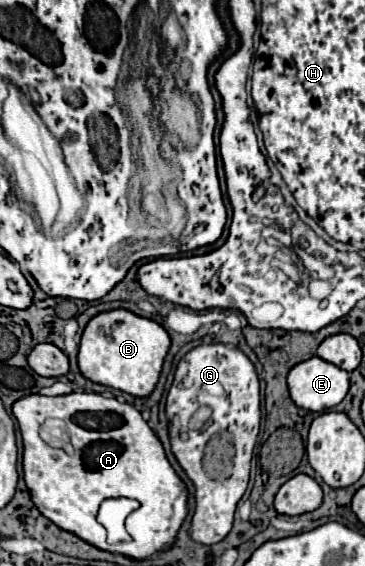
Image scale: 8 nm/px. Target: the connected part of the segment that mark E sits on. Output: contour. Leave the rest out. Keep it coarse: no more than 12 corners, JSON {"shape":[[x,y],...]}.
{"shape":[[319,356],[297,364],[293,402],[327,412],[349,392],[349,372]]}

